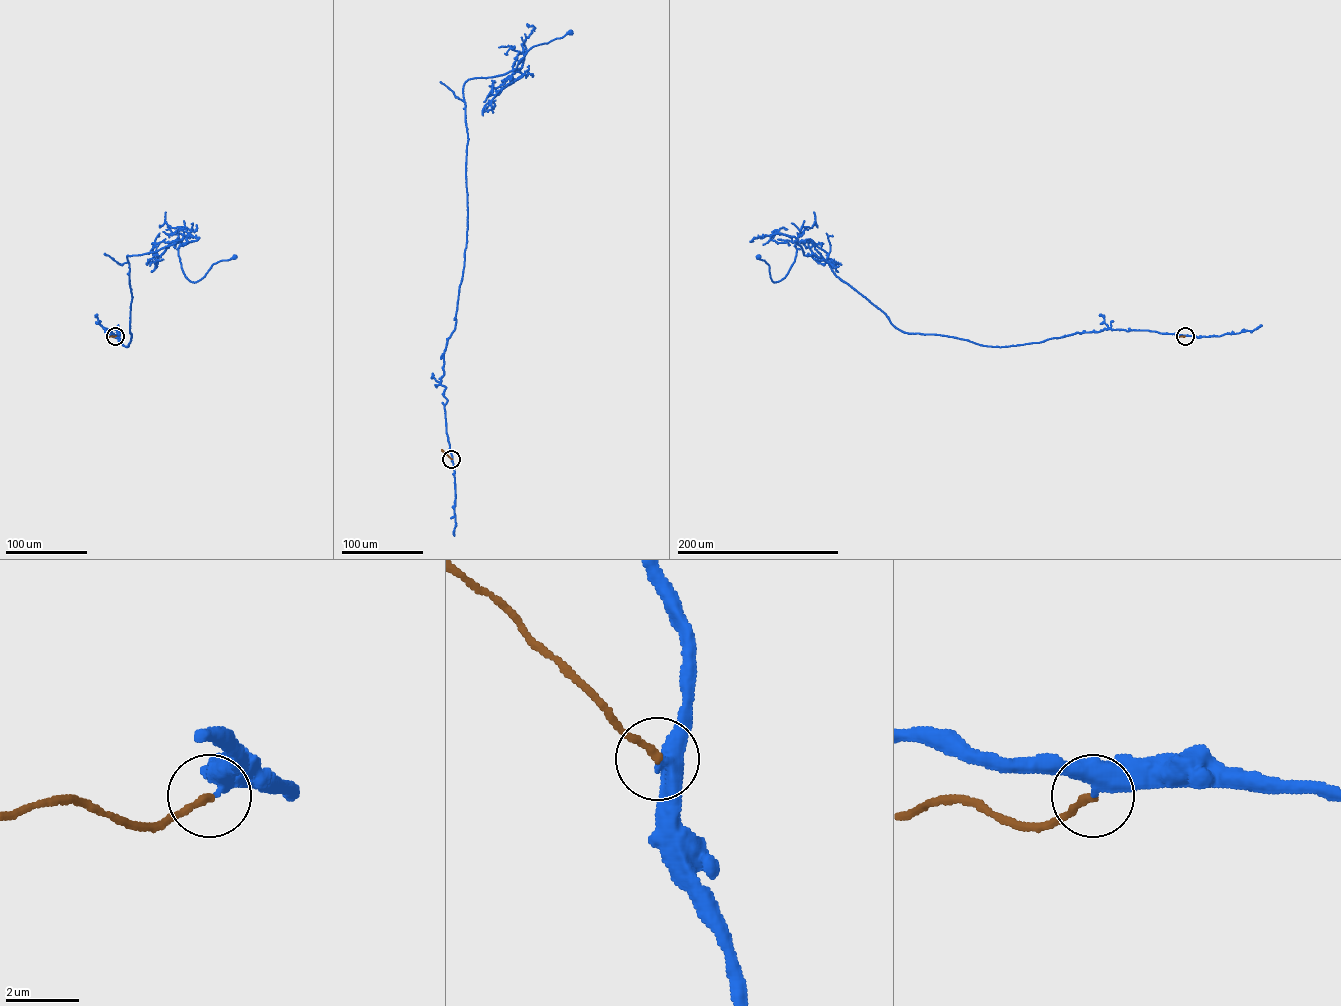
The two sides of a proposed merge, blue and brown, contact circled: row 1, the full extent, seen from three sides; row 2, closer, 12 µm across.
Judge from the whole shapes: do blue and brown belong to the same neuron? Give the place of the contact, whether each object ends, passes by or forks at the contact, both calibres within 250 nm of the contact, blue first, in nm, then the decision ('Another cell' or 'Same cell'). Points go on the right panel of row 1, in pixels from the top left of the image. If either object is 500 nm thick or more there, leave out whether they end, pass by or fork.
Place: (1185, 336). At the ring blue passes by. At the ring brown ends. Thickness 400 nm (blue) against 200 nm. Same cell

